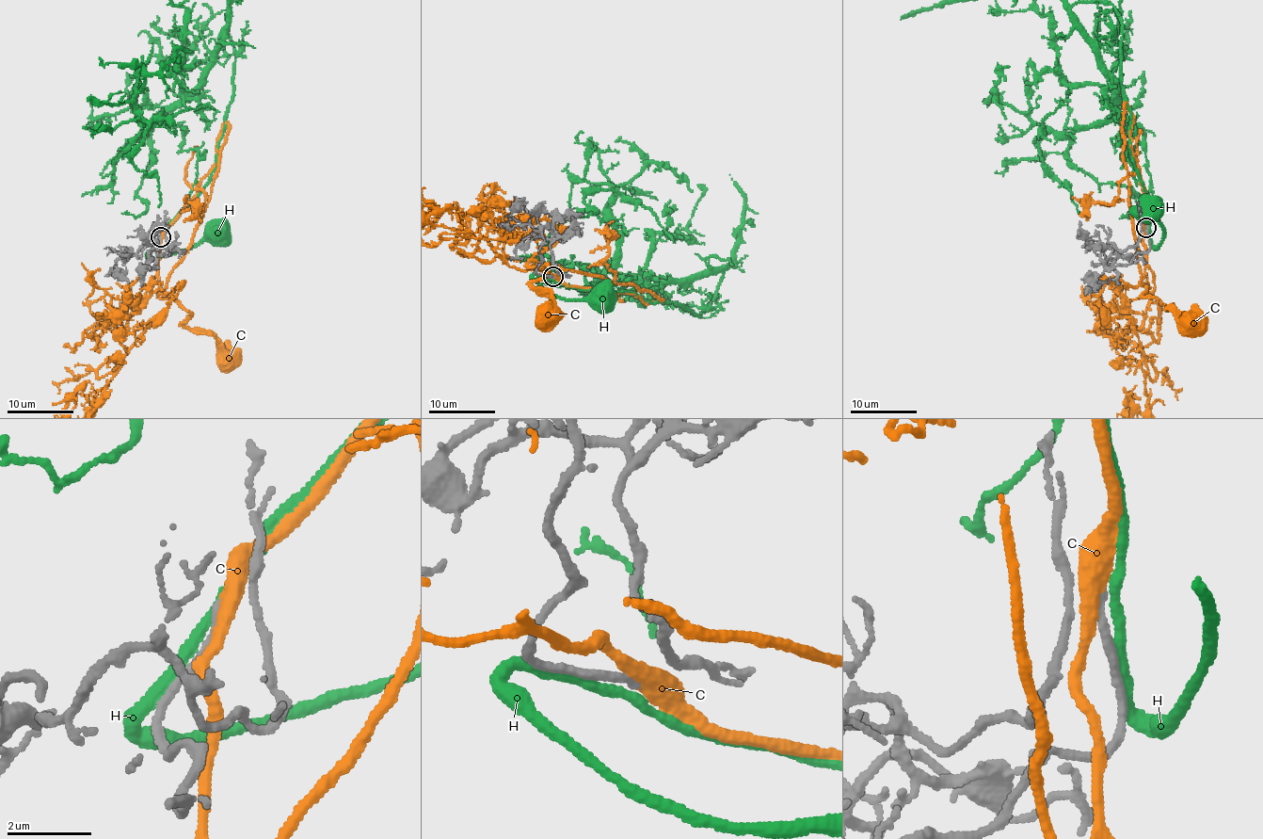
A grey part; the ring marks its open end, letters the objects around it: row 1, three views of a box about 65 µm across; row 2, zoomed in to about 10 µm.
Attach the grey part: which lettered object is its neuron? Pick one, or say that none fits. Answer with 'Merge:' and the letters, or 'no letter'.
Merge: C

